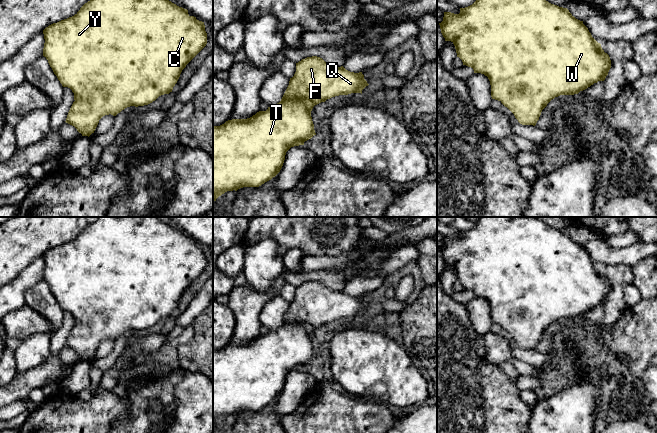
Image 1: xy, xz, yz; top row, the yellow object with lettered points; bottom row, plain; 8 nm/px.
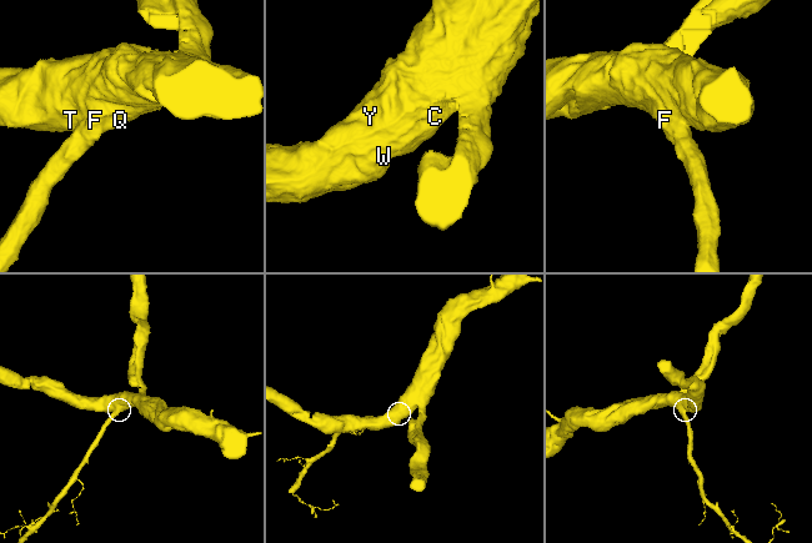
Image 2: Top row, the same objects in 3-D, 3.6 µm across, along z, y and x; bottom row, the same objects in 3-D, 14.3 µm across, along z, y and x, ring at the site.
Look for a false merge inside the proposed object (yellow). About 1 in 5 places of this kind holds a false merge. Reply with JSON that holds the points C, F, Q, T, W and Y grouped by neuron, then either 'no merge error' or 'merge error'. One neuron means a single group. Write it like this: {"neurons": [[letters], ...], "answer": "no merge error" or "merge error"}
{"neurons": [["C", "F", "Q", "T", "W", "Y"]], "answer": "no merge error"}

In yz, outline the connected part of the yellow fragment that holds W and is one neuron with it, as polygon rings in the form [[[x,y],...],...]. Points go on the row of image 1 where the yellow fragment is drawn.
[[[476,0],[472,5],[460,8],[459,14],[444,12],[443,21],[439,25],[445,41],[451,41],[454,44],[457,57],[462,60],[463,65],[471,67],[474,73],[481,73],[488,77],[492,99],[500,101],[507,107],[522,125],[535,126],[542,110],[552,99],[560,95],[578,94],[594,83],[604,81],[611,68],[609,55],[604,52],[601,44],[592,37],[583,21],[576,19],[567,8],[551,4],[546,0]]]

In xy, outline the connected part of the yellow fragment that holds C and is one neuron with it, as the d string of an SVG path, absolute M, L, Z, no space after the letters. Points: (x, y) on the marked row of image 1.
M90 0L72 17L53 23L43 30L43 56L63 87L68 87L74 93L74 102L68 112L66 123L74 126L82 136L94 133L99 120L105 115L116 116L130 106L144 106L155 101L159 96L169 94L177 83L182 70L206 46L207 33L204 22L188 14L188 10L177 6L169 0Z

